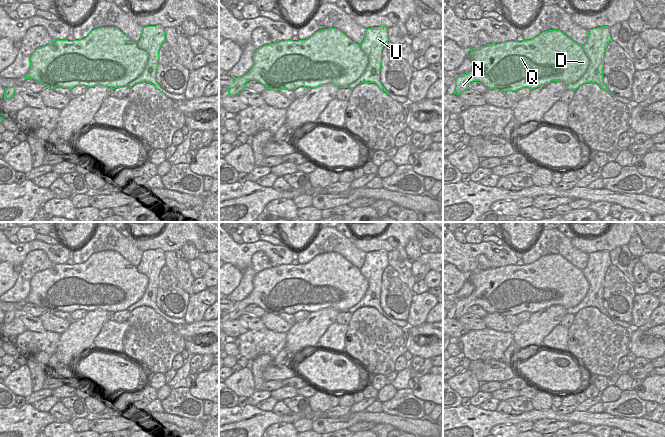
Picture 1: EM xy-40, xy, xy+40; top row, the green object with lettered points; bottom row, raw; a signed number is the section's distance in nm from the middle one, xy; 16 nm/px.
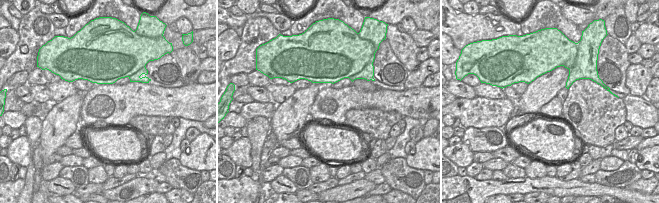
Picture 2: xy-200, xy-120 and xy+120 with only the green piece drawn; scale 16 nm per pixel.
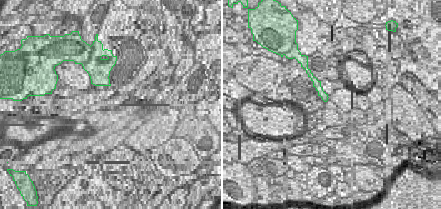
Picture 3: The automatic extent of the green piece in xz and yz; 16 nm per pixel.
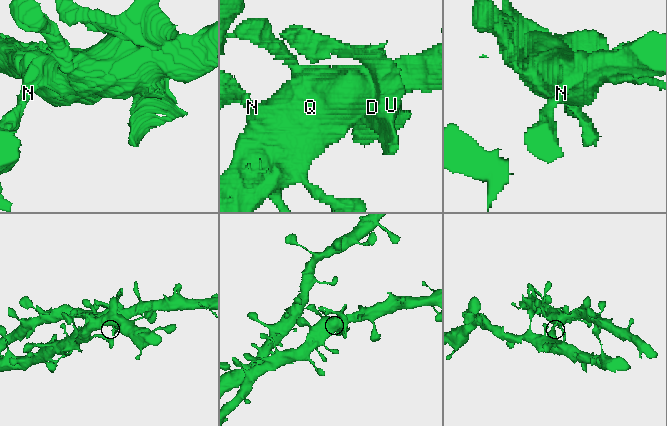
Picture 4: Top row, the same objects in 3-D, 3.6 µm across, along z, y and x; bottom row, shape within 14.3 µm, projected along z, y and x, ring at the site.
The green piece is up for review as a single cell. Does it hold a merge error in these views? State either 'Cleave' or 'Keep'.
Cleave

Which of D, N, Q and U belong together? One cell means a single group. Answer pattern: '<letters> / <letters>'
D N Q / U

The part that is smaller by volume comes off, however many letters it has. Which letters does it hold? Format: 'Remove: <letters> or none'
Remove: U

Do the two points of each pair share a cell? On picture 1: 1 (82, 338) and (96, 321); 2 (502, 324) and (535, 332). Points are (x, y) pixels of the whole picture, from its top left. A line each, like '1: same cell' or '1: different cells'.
1: same cell
2: different cells

